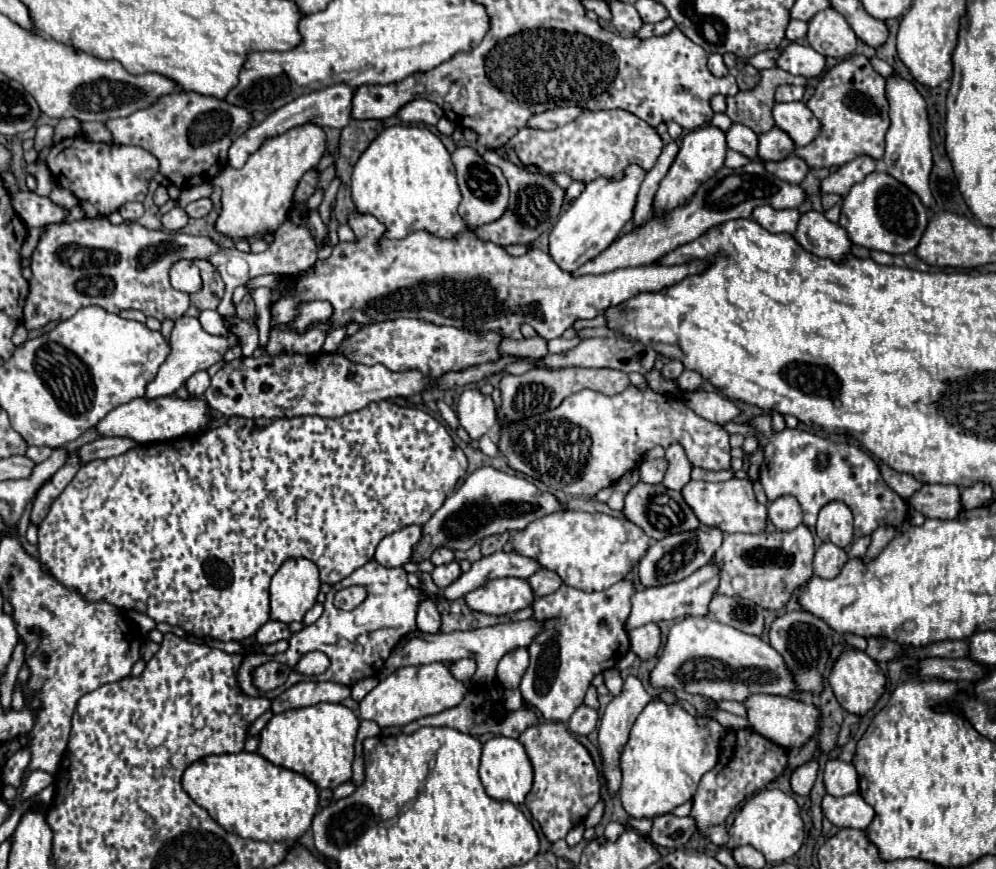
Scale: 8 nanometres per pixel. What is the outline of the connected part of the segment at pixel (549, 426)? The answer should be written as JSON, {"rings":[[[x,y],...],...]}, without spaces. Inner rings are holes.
{"rings":[[[636,385],[614,397],[592,389],[574,393],[556,409],[500,429],[498,447],[512,469],[570,495],[594,495],[636,469],[644,453],[672,443],[684,447],[692,467],[730,469],[730,433],[722,425],[702,419],[680,399]]]}

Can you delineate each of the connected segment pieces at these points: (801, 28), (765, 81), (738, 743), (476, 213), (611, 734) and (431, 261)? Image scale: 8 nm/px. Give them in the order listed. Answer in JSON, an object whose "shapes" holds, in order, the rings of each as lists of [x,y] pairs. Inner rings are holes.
{"shapes":[[[[792,19],[788,29],[786,29],[786,39],[788,41],[798,41],[798,39],[804,39],[806,37],[806,31],[808,31],[808,23],[806,21],[796,21]]],[[[766,69],[762,71],[762,79],[756,89],[752,91],[740,91],[736,97],[726,99],[726,115],[742,123],[746,127],[752,127],[756,135],[768,133],[774,127],[772,119],[772,107],[774,107],[774,93],[780,85],[806,85],[804,77],[796,77],[782,69]]],[[[750,729],[728,731],[722,741],[718,765],[702,777],[694,797],[694,807],[690,815],[696,819],[700,833],[706,833],[720,847],[726,845],[728,831],[724,823],[728,815],[736,809],[738,803],[742,803],[746,797],[754,795],[756,791],[764,789],[772,779],[776,779],[786,767],[786,763],[788,763],[788,751],[772,743],[770,739],[758,735],[756,731],[750,731]],[[724,761],[728,761],[726,767],[724,767]]],[[[458,147],[452,153],[452,161],[456,167],[460,191],[462,191],[462,203],[458,207],[458,213],[466,221],[466,225],[476,229],[480,225],[500,219],[500,215],[504,215],[504,211],[508,209],[508,195],[510,195],[508,181],[500,171],[500,167],[484,163],[484,159],[470,147]]],[[[628,677],[624,681],[624,689],[620,695],[616,695],[610,705],[606,707],[602,719],[600,719],[600,729],[598,729],[598,745],[600,745],[600,755],[602,755],[602,765],[604,765],[604,779],[606,779],[606,787],[608,793],[614,797],[620,789],[622,783],[622,771],[620,771],[620,755],[624,745],[628,743],[628,733],[632,729],[632,723],[636,721],[638,713],[652,701],[654,697],[646,693],[644,685],[636,679],[636,677]]],[[[360,213],[350,215],[350,227],[356,233],[358,241],[338,243],[330,259],[318,261],[310,273],[304,273],[298,277],[294,297],[280,299],[272,307],[272,325],[276,325],[276,323],[288,323],[296,315],[296,307],[300,301],[326,299],[334,307],[334,321],[328,325],[316,325],[304,335],[296,335],[292,331],[280,331],[272,327],[270,341],[268,341],[270,355],[280,355],[282,351],[300,353],[300,355],[316,355],[320,353],[324,337],[332,325],[350,323],[350,321],[368,325],[374,321],[396,319],[396,317],[418,317],[436,325],[454,325],[454,327],[468,327],[478,331],[500,329],[502,335],[508,339],[522,339],[520,323],[528,323],[544,339],[556,339],[556,337],[562,337],[562,333],[570,329],[578,319],[594,319],[602,315],[606,309],[618,307],[640,293],[662,291],[666,287],[680,283],[680,279],[684,279],[686,275],[696,275],[708,269],[706,259],[694,259],[682,265],[662,265],[654,261],[644,267],[622,267],[620,271],[610,271],[608,275],[582,275],[580,279],[576,279],[572,273],[562,271],[548,257],[548,253],[540,249],[532,249],[530,253],[526,253],[526,257],[510,257],[504,251],[504,247],[480,241],[470,229],[466,229],[464,235],[454,241],[432,237],[426,231],[410,233],[404,239],[382,239],[384,225],[372,215],[360,215]]]]}

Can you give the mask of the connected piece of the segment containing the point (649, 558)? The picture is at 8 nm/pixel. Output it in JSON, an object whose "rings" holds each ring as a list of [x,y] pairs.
{"rings":[[[712,529],[712,531],[688,531],[688,533],[678,533],[678,535],[668,535],[662,541],[656,541],[648,553],[642,557],[638,571],[640,571],[640,583],[644,587],[662,587],[668,583],[676,583],[686,579],[688,575],[692,575],[694,571],[698,571],[700,567],[704,567],[714,553],[718,551],[722,543],[722,531]]]}

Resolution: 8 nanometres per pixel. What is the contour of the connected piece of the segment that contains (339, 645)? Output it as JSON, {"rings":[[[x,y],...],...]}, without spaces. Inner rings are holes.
{"rings":[[[370,561],[364,567],[356,569],[350,577],[346,577],[340,583],[332,585],[332,591],[326,595],[326,601],[324,601],[322,617],[316,623],[312,623],[312,625],[304,627],[302,631],[294,633],[290,637],[290,647],[288,647],[286,653],[272,655],[272,657],[268,657],[268,655],[248,655],[248,657],[244,657],[242,667],[238,671],[238,685],[246,695],[252,695],[252,697],[262,695],[262,697],[268,697],[270,701],[276,699],[282,691],[286,691],[294,683],[300,683],[300,681],[306,681],[306,679],[334,681],[334,683],[342,683],[342,685],[352,687],[354,681],[372,677],[372,673],[382,669],[388,655],[390,655],[390,651],[396,647],[396,643],[402,637],[406,637],[410,631],[416,631],[416,609],[418,609],[420,601],[424,601],[424,599],[436,599],[436,595],[432,595],[424,589],[410,587],[408,581],[406,581],[406,571],[402,567],[388,569],[388,567],[382,567],[376,561]],[[350,585],[364,585],[366,591],[368,591],[368,597],[354,611],[336,609],[334,603],[332,603],[334,593],[338,589],[350,587]],[[310,651],[322,651],[330,657],[330,667],[328,667],[326,673],[306,677],[306,675],[300,675],[300,673],[292,671],[288,681],[282,687],[274,689],[274,691],[258,691],[254,687],[254,669],[258,669],[262,663],[278,661],[278,663],[286,663],[288,667],[294,667],[298,663],[298,659],[304,653],[310,653]]]}

